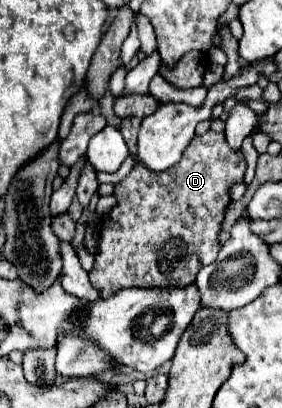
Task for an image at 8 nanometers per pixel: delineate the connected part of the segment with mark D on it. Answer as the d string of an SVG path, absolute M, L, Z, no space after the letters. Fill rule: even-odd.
M206 131L204 135L196 135L188 149L184 151L180 163L170 167L168 171L154 173L146 169L142 163L130 171L130 175L114 189L118 199L116 207L102 219L100 243L96 251L96 263L90 271L90 283L102 293L102 297L110 297L120 289L130 287L188 287L194 283L200 267L212 263L222 247L218 241L224 211L230 203L230 185L244 179L246 161L242 153L228 147L226 137L216 131Z

